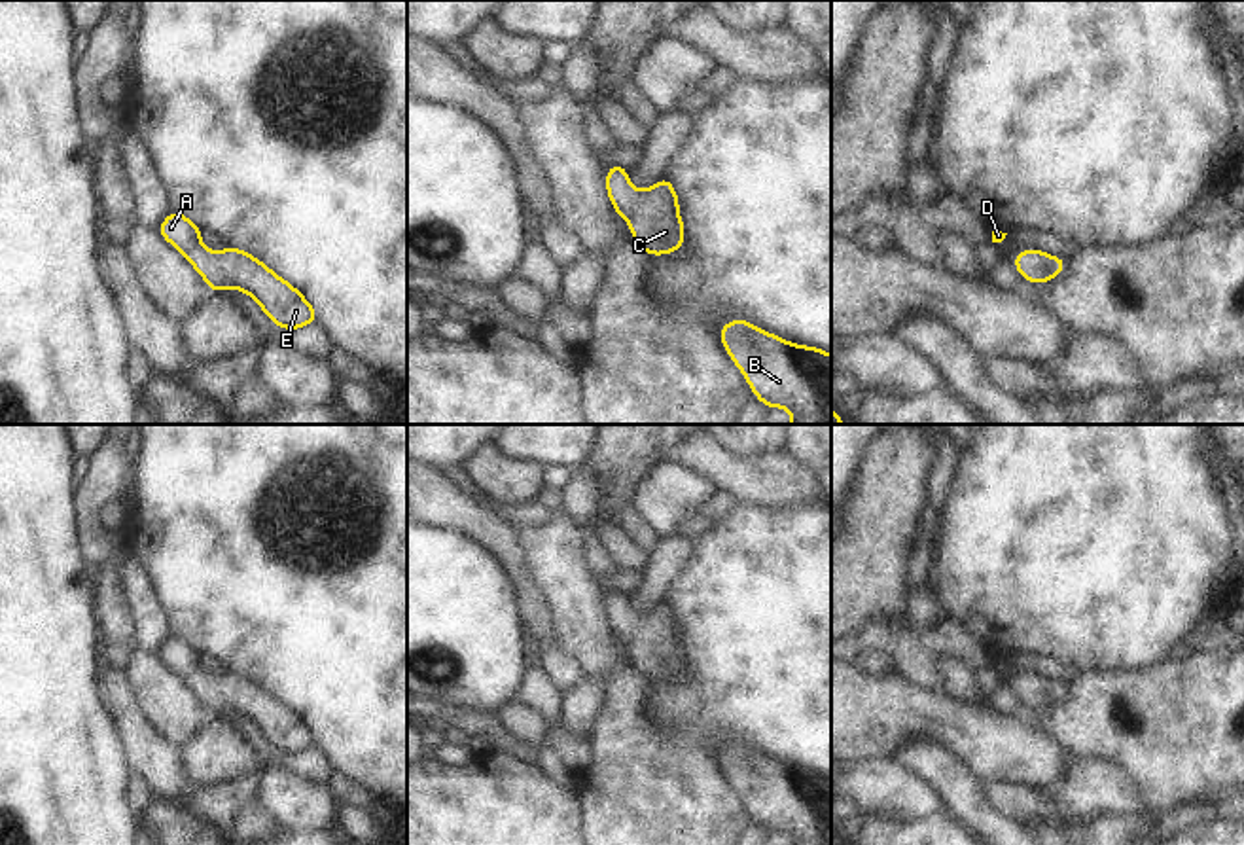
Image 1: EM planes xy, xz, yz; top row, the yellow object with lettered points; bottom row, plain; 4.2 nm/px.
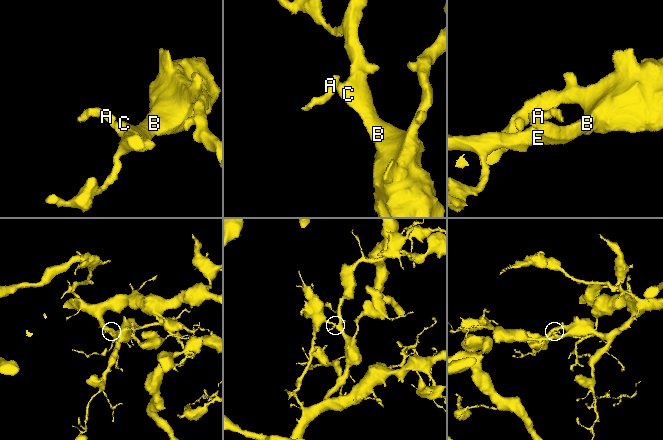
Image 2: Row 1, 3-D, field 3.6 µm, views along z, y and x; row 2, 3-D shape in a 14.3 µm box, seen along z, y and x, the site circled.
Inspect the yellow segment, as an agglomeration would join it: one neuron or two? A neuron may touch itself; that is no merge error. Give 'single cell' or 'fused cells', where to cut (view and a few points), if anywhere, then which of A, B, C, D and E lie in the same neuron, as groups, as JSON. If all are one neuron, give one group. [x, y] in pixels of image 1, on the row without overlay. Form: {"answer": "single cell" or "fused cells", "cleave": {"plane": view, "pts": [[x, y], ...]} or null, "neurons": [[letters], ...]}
{"answer": "single cell", "cleave": null, "neurons": [["A", "B", "C", "D", "E"]]}

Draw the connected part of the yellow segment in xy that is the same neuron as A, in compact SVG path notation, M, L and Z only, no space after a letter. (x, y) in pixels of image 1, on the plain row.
M169 638L159 657L189 684L212 716L229 710L250 718L284 754L297 754L318 745L311 728L254 680L231 671L223 676L204 674L201 654L184 638Z

